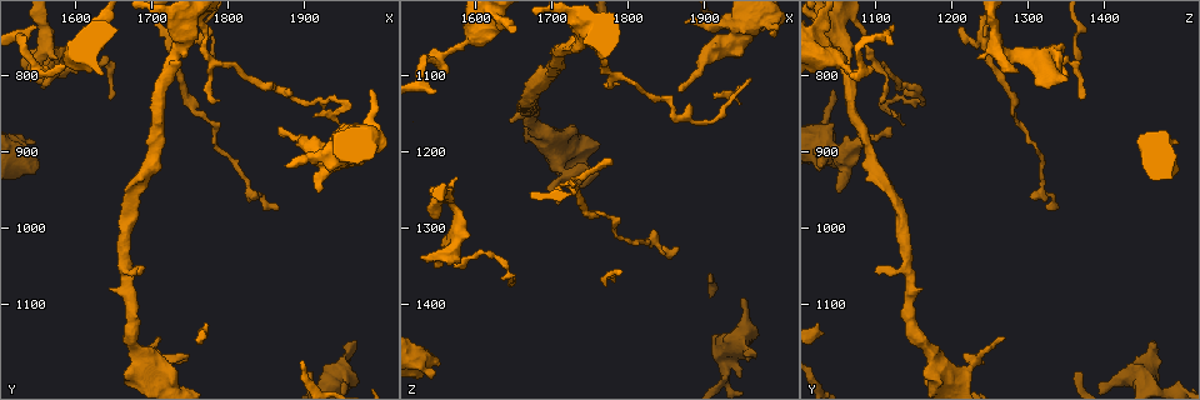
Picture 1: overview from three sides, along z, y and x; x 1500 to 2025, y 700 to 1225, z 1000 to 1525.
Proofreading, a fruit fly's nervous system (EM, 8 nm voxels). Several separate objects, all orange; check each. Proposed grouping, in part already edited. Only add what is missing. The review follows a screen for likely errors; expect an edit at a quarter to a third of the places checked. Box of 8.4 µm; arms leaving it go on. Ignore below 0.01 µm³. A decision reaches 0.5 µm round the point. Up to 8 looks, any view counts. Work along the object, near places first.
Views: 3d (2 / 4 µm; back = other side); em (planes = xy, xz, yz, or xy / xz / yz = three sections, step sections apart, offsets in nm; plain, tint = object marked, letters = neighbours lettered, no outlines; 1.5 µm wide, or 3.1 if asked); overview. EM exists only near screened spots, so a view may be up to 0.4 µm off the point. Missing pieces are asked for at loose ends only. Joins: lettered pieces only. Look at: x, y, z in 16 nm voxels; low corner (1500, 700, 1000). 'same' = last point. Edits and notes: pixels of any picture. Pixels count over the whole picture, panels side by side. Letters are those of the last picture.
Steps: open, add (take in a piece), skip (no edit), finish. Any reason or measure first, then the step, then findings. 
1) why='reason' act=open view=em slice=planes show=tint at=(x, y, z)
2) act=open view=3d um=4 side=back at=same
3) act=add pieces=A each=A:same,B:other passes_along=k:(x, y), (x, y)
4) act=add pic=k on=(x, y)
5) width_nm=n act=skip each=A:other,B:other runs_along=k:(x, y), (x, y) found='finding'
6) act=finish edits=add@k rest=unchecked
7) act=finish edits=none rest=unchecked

why='thin end' act=open view=em slice=xy step=4 show=letters at=(1965, 1145, 1470)

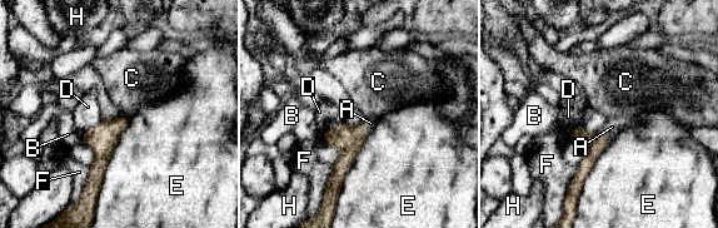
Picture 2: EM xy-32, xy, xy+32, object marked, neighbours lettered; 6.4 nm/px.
longest_contact=E:550nm act=add pieces=A each=A:same,B:other,C:other,D:other,E:other,F:other,H:other found='the neuron continues'

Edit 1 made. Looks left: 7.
act=open view=overview

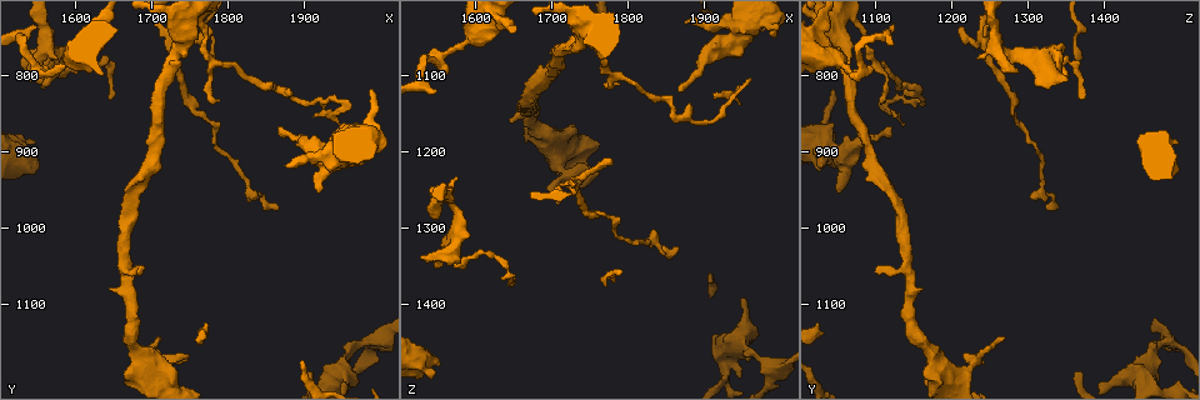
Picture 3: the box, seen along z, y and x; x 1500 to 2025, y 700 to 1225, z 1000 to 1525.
why='tapers out' act=open view=em slice=planes show=letters at=(1790, 835, 1110)

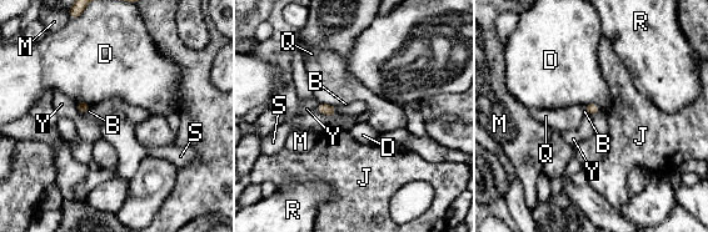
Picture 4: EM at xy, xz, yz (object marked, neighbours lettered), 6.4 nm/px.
act=skip each=B:other,D:other,J:other,M:other,Q:other,R:other,S:other,Y:other border=4:(315, 109), (327, 115), (338, 115) found='no lettered piece goes on from it'

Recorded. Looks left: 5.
why='thin end' act=open view=3d um=4 at=(1985, 815, 1040)

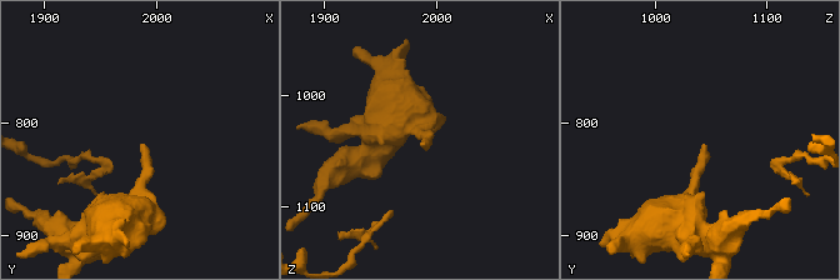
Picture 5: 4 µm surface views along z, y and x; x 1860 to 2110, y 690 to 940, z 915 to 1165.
act=open view=em slice=planes show=letters at=(1988, 820, 1042)

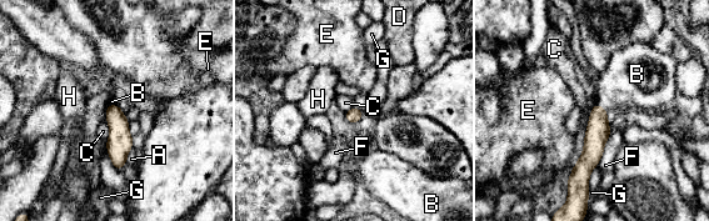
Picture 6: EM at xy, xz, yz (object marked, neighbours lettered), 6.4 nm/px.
longest_contact=F:240nm act=add pieces=B each=A:other,B:same,C:other,D:other,E:other,F:other,G:other,H:other passes_along=6:(598, 131), (599, 105), (627, 78) found='it goes on there'

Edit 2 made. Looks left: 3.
why='an open end' act=open view=em slice=xz step=8 show=tint at=(1545, 795, 1290)

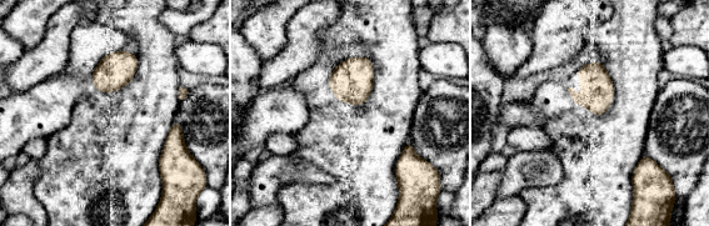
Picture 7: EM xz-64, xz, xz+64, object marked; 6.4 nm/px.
why='what lies round it' act=open view=em slice=xz step=8 show=letters at=same

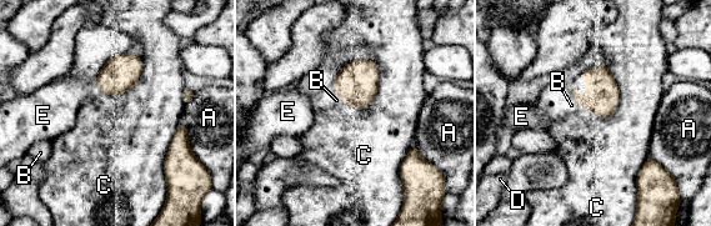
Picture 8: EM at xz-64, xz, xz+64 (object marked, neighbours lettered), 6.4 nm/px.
width_nm=110 longest_contact=C:480nm act=add pieces=B each=A:other,B:same,C:other,D:other,E:other found='it goes on there'

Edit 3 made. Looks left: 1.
act=finish edits=add@2,add@6,add@8 rest=unchecked

